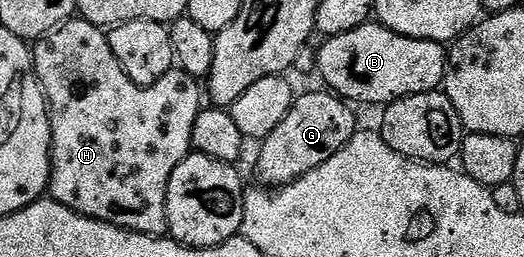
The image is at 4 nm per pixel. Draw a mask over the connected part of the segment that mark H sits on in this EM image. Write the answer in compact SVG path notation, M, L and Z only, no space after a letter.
M74 16L68 22L62 22L56 30L46 34L44 38L36 39L32 51L33 70L45 93L45 103L49 106L49 119L51 120L53 167L49 177L48 197L54 202L71 208L76 214L82 214L124 230L134 230L136 234L164 235L169 224L165 205L167 204L167 188L171 180L171 172L175 172L175 168L179 168L179 164L190 154L195 120L203 108L203 90L202 87L201 90L197 87L200 86L198 79L193 78L180 68L174 68L167 76L163 76L163 80L159 80L153 86L137 86L125 75L119 60L115 60L115 52L111 52L108 33L102 27L86 22L80 16Z

